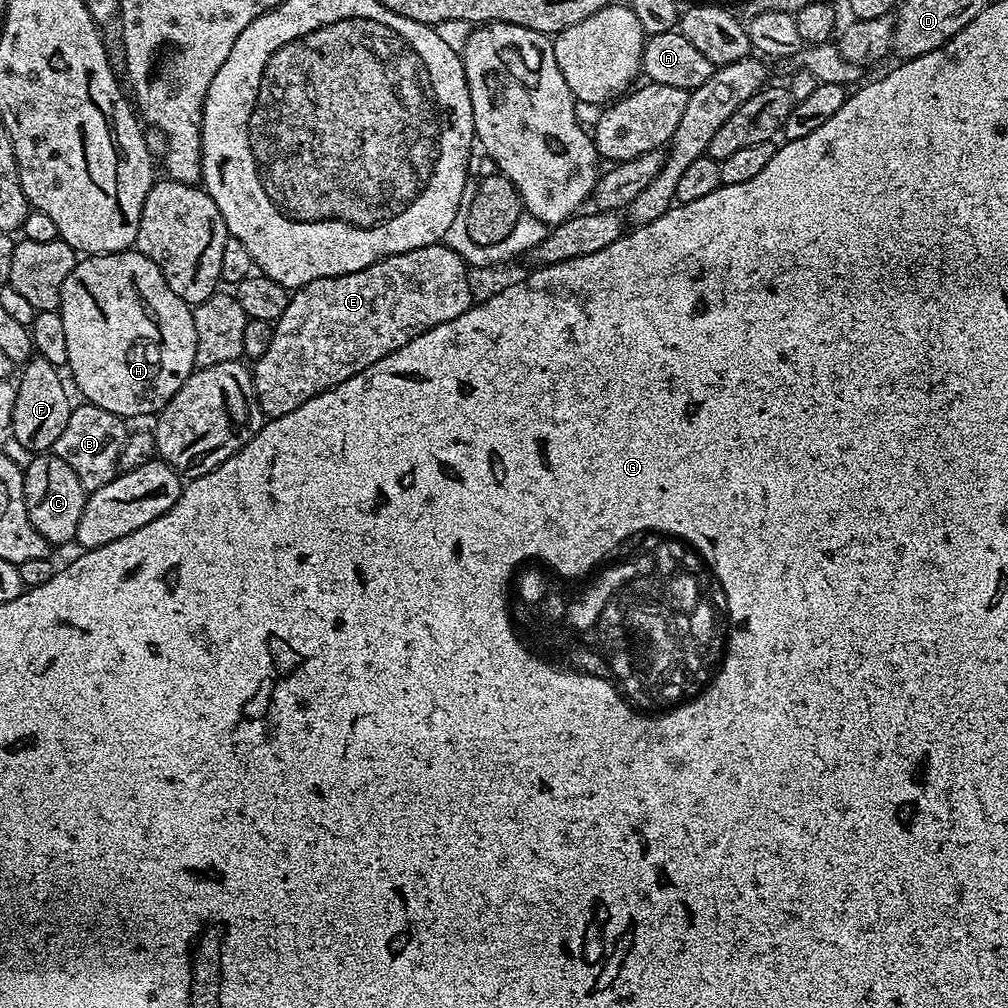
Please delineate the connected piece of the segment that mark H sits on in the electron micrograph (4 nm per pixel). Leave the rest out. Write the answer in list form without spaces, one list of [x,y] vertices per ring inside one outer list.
[[[107,252],[105,256],[77,259],[74,270],[62,282],[58,311],[66,330],[67,371],[72,371],[72,380],[84,395],[81,397],[102,410],[110,410],[110,414],[155,417],[196,368],[198,334],[194,334],[192,308],[170,290],[162,270],[140,252]]]

